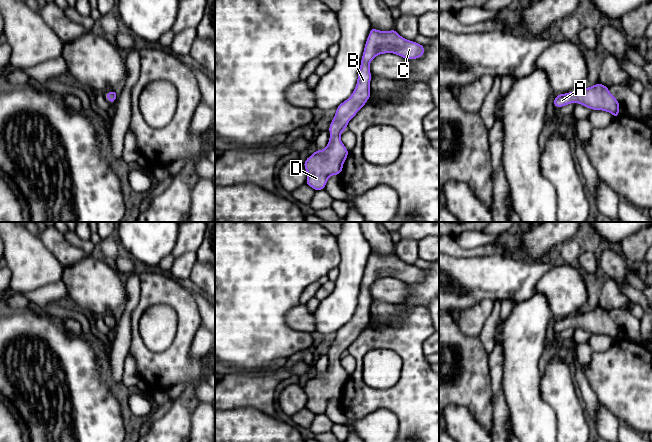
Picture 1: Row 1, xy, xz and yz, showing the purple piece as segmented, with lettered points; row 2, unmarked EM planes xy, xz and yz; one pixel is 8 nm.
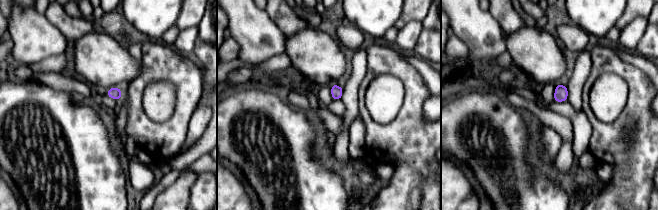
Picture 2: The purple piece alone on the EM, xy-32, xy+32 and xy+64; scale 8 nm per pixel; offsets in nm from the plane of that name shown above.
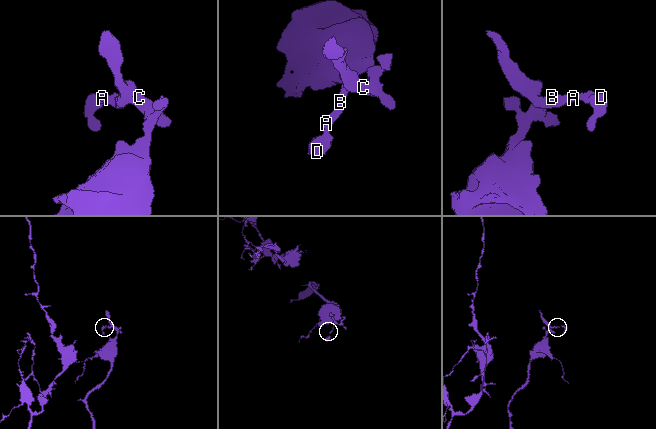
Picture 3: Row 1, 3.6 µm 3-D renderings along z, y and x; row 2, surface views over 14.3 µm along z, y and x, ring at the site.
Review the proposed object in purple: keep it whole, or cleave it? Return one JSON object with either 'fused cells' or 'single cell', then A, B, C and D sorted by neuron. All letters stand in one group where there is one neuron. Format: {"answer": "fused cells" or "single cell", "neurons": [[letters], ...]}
{"answer": "single cell", "neurons": [["A", "B", "C", "D"]]}

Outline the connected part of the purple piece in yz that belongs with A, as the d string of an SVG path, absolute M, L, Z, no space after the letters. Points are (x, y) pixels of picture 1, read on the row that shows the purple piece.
M597 83L591 87L577 89L575 92L558 94L553 101L556 108L561 108L571 103L581 104L591 110L607 111L615 118L620 116L620 103L610 93L608 87L601 83Z

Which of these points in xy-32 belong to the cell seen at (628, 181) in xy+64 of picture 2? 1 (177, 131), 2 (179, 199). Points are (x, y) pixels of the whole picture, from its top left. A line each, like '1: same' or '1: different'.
1: same
2: same

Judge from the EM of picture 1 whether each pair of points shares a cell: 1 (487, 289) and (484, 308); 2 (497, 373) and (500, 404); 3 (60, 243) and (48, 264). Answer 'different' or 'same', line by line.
1: different
2: same
3: different

